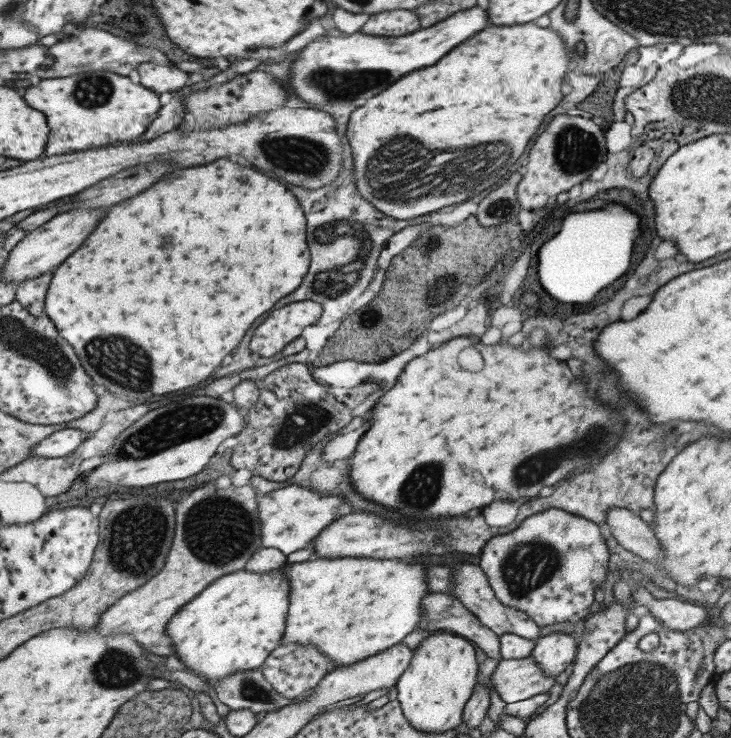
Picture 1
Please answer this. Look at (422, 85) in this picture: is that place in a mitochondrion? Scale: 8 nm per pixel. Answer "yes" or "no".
no

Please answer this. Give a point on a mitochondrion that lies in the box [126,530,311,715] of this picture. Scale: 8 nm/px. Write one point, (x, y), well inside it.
(250, 689)

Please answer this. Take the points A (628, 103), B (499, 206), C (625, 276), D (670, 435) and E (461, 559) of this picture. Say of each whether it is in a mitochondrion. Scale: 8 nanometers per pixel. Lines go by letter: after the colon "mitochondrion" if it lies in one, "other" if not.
A: other
B: mitochondrion
C: other
D: mitochondrion
E: other

